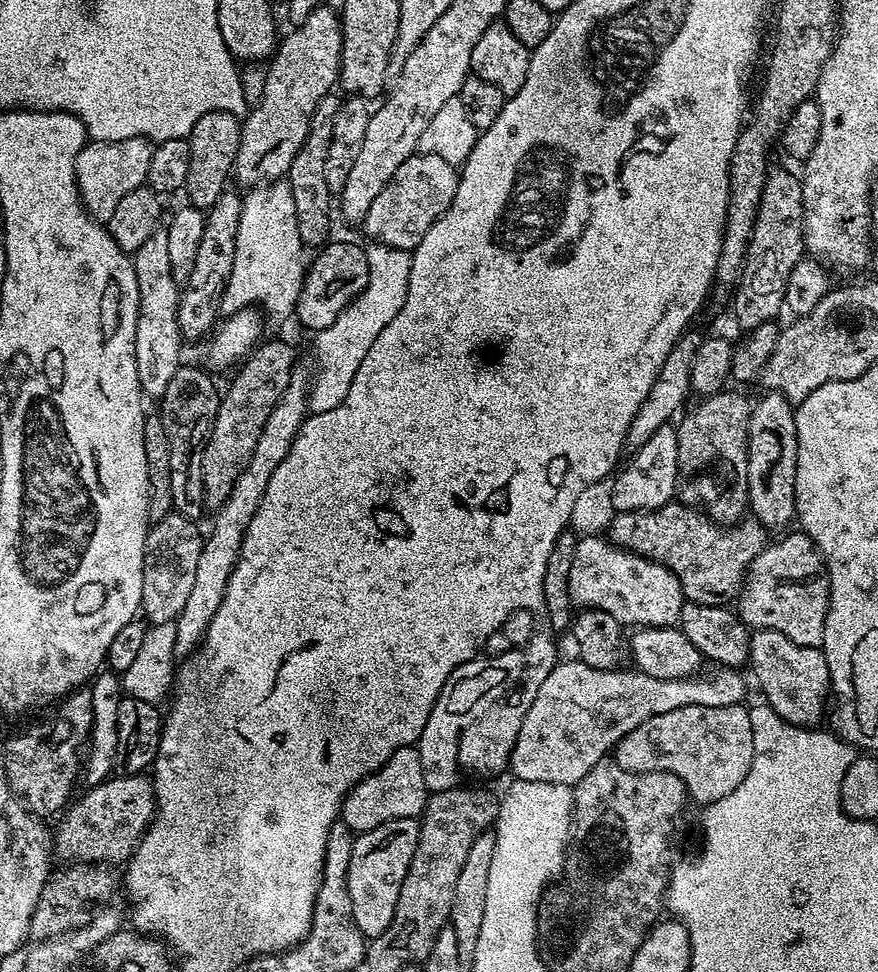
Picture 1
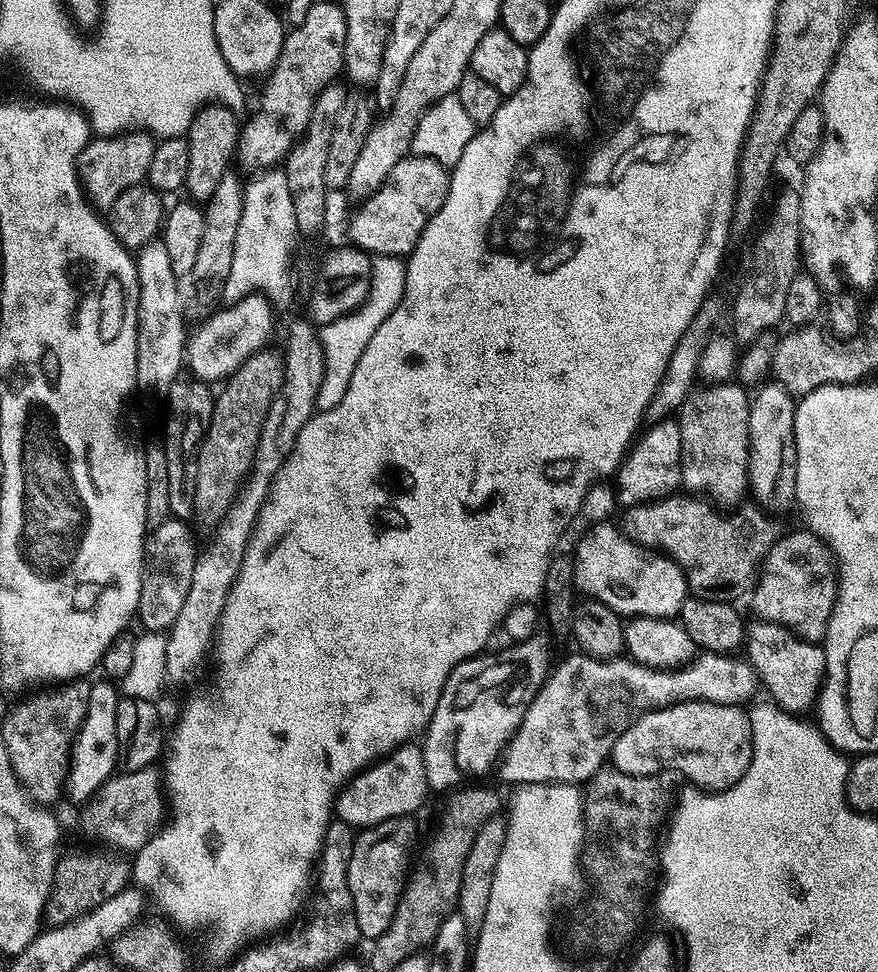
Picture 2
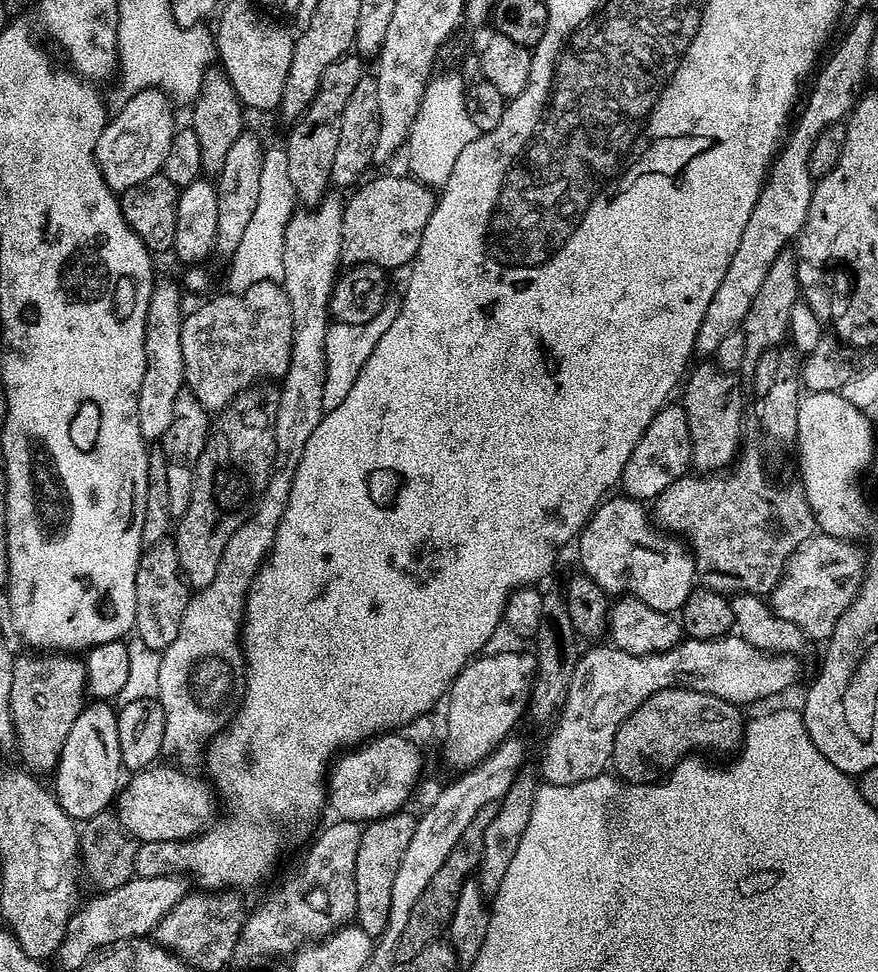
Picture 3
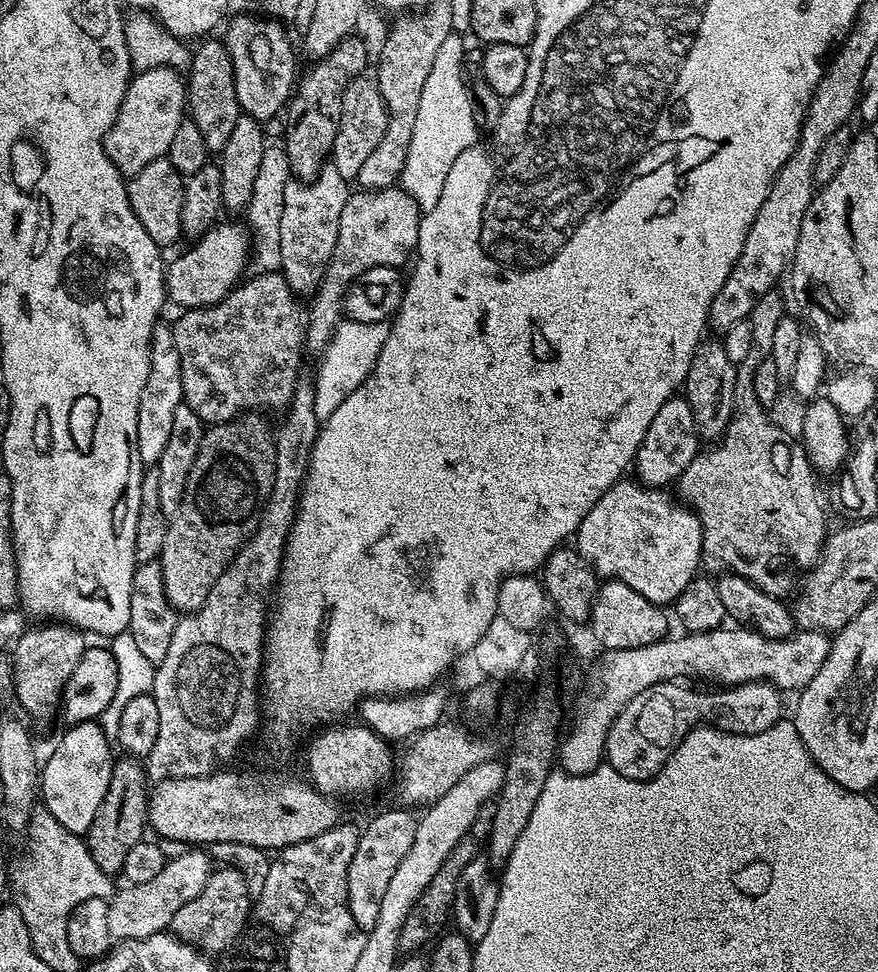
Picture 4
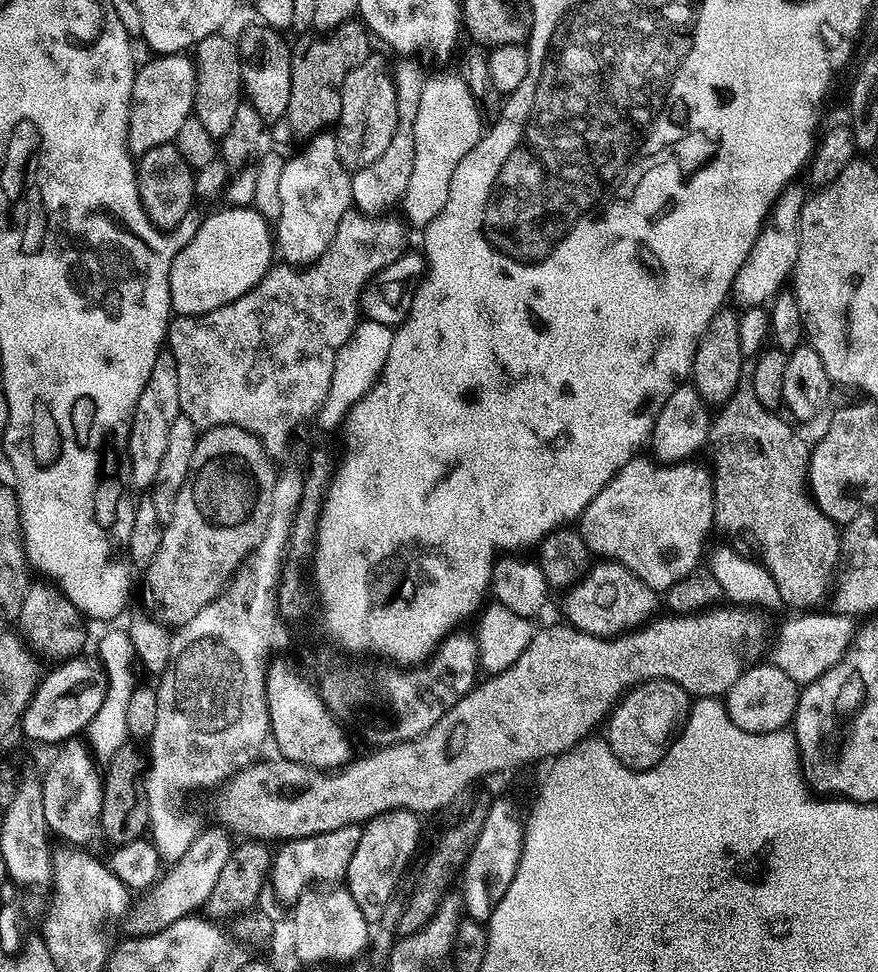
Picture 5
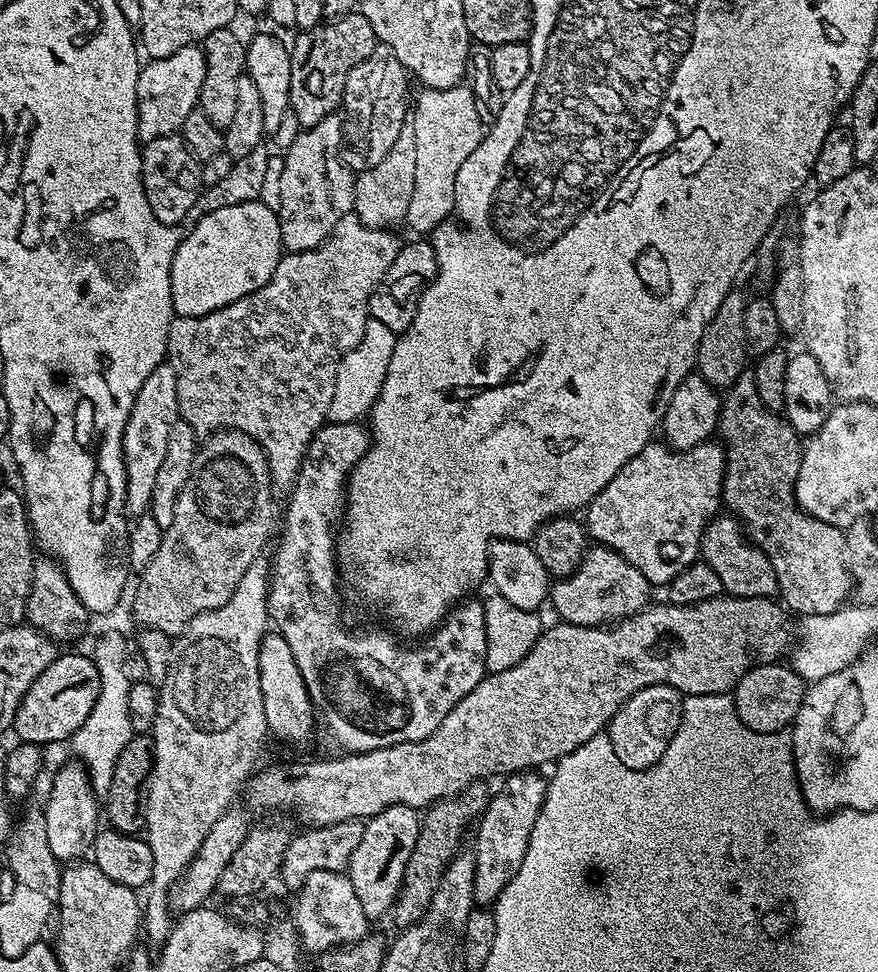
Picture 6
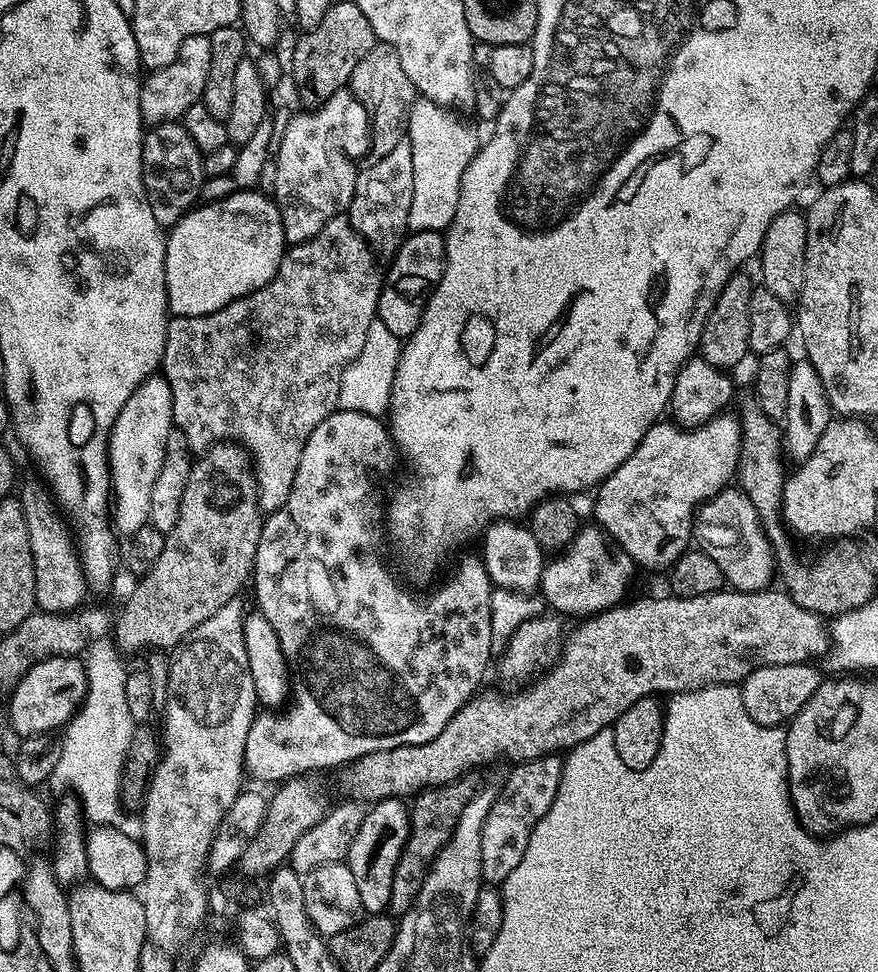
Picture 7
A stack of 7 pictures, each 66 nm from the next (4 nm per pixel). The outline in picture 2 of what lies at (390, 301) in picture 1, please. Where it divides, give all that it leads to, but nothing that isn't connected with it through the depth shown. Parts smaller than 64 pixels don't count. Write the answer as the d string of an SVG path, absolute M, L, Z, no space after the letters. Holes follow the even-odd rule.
M388 256L375 257L372 261L370 294L366 298L366 302L351 315L338 318L319 329L324 351L322 386L318 390L316 399L316 407L319 411L325 412L338 406L338 402L342 402L342 394L346 394L350 374L354 374L354 366L358 366L358 358L362 358L362 350L366 350L366 342L370 342L370 338L374 338L374 330L378 330L378 326L382 326L382 322L386 322L386 318L390 318L390 314L394 314L398 302L402 302L405 267L403 259Z

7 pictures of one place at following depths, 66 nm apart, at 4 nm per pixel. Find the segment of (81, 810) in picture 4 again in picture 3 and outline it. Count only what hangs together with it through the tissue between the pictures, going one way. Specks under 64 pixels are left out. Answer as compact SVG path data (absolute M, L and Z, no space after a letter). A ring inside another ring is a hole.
M108 702L85 703L78 718L74 718L74 726L70 726L70 734L66 734L54 773L54 795L71 820L83 822L105 811L115 801L122 787L117 709L112 707Z

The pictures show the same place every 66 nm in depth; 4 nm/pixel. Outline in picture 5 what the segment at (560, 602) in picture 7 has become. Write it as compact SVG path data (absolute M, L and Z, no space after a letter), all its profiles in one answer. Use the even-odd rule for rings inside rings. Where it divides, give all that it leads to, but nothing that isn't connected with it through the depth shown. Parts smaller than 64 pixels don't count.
M596 562L589 567L587 575L563 597L563 619L580 632L611 640L648 624L657 615L656 596L657 589L646 586L646 582L626 570L626 566Z

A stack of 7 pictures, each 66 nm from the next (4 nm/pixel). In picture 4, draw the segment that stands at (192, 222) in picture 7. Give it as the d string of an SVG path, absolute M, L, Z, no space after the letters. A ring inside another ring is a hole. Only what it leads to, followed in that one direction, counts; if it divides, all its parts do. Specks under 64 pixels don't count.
M217 223L205 236L199 237L195 241L193 248L188 248L176 261L169 263L166 268L166 296L169 301L177 304L177 309L187 310L189 308L209 308L222 298L226 298L228 293L241 283L246 269L250 264L250 232L243 223L223 224Z

